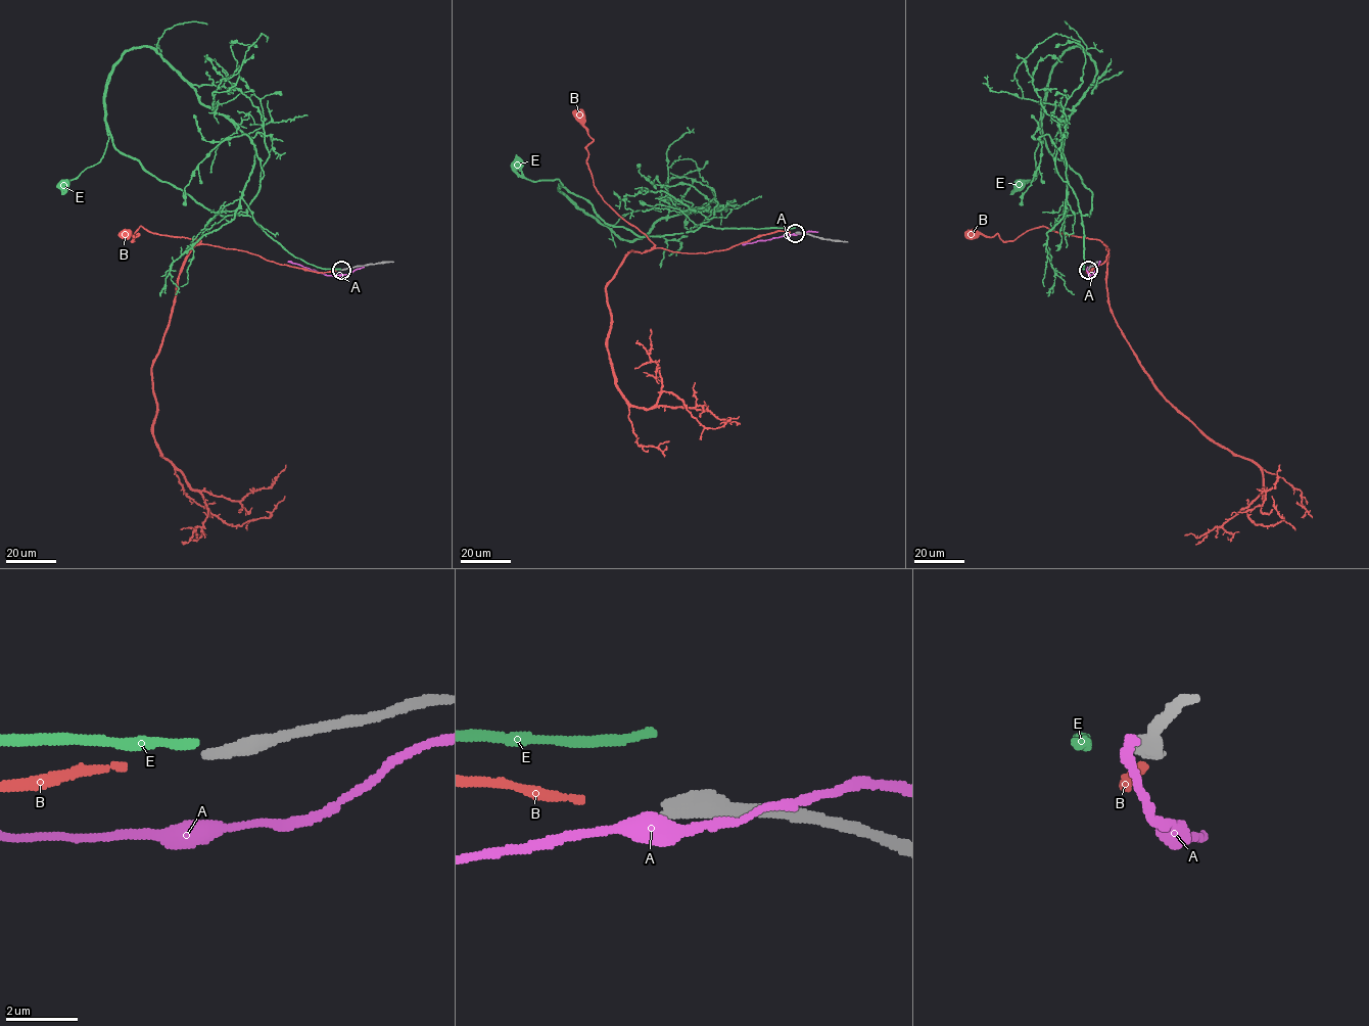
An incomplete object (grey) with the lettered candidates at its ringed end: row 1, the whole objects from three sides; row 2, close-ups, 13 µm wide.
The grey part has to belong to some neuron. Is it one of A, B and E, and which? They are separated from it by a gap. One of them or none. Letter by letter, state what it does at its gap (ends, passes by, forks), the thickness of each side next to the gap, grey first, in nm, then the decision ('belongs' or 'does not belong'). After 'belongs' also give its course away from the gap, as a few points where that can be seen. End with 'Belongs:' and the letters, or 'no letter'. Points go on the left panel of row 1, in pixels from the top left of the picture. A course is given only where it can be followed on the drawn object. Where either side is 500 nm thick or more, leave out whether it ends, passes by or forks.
A: it passes by; calibres 380 and 480 nm; does not belong
B: it ends; calibres 380 and 200 nm; belongs; course (335, 270), (321, 272), (278, 264), (197, 239), (153, 233), (140, 226), (135, 241), (138, 234), (124, 233)
E: it ends; calibres 380 and 320 nm; does not belong
Belongs: B

